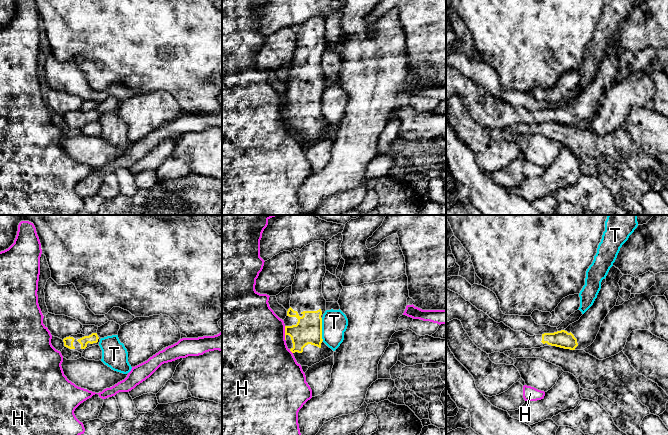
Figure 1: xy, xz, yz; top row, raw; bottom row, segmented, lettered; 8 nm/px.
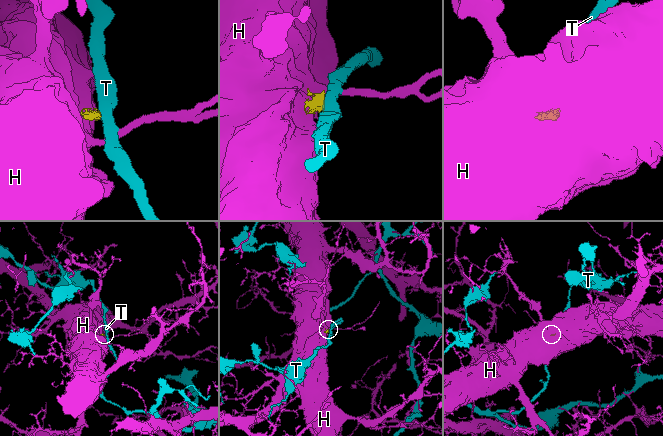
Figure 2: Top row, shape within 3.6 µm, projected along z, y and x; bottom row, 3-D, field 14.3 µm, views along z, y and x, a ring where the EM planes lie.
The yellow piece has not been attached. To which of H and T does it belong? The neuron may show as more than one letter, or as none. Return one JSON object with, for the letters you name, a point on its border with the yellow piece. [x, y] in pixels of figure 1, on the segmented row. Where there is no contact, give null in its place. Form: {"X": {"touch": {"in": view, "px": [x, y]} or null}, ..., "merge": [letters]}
{"merge": []}

